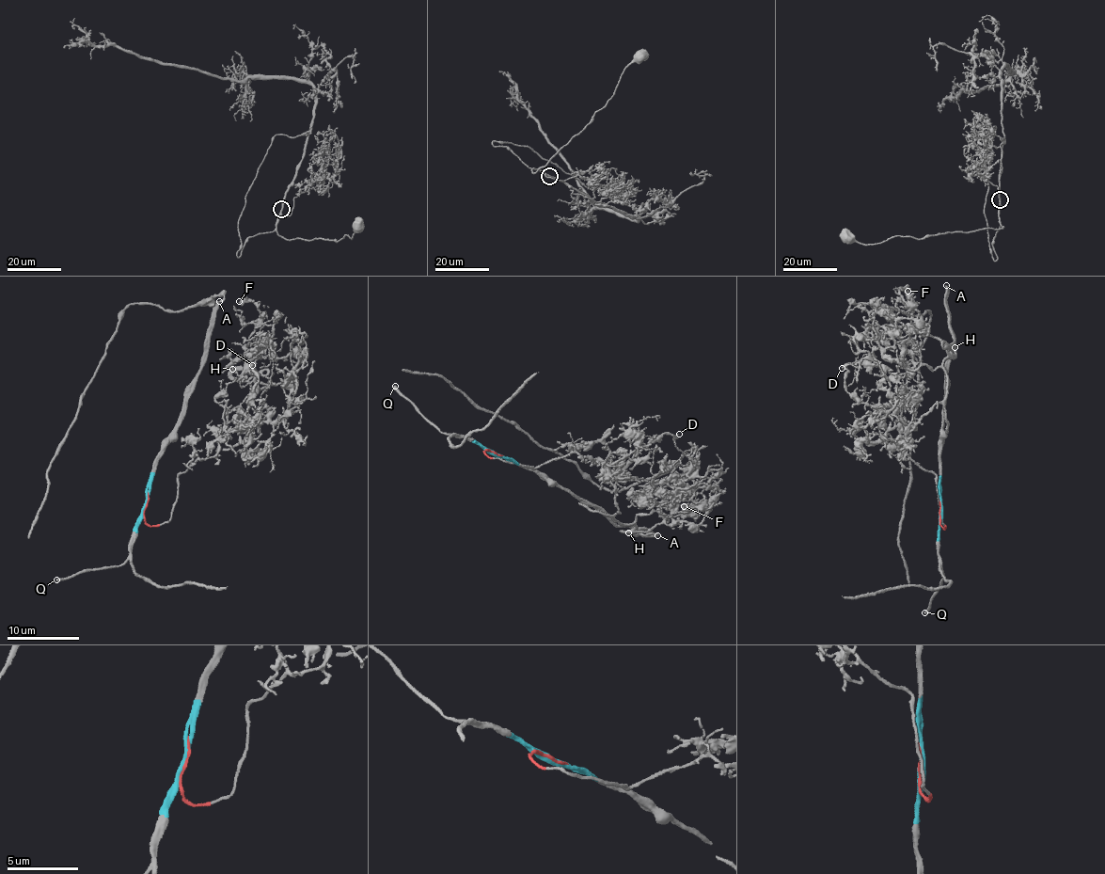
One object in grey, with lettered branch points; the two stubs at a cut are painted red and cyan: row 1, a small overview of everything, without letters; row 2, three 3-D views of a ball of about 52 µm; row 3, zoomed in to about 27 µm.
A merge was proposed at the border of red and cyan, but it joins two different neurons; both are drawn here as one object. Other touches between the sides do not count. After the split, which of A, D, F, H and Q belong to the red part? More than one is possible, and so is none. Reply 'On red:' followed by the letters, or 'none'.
On red: D, F, H

